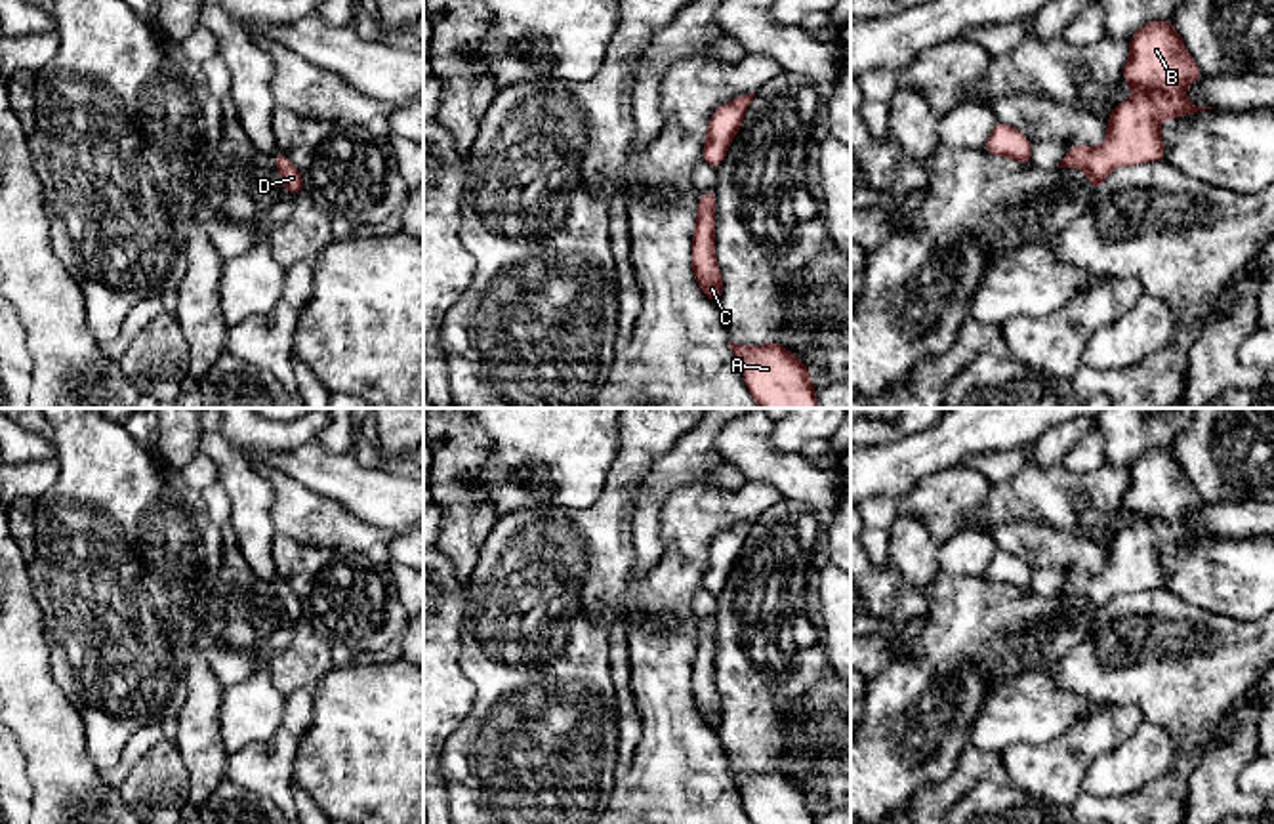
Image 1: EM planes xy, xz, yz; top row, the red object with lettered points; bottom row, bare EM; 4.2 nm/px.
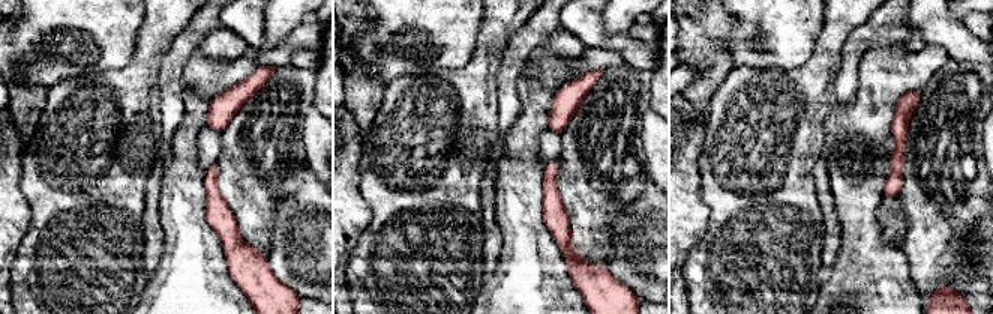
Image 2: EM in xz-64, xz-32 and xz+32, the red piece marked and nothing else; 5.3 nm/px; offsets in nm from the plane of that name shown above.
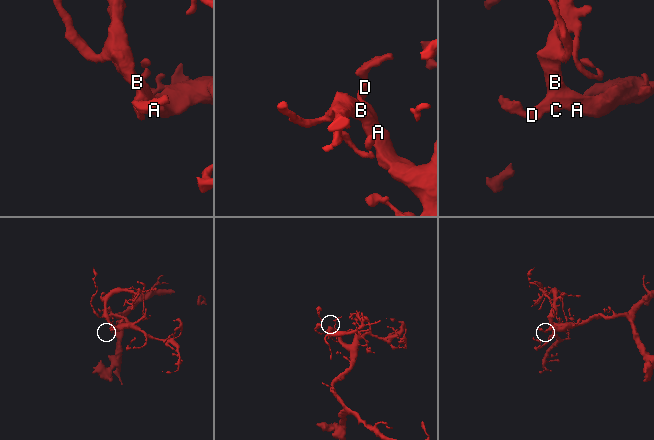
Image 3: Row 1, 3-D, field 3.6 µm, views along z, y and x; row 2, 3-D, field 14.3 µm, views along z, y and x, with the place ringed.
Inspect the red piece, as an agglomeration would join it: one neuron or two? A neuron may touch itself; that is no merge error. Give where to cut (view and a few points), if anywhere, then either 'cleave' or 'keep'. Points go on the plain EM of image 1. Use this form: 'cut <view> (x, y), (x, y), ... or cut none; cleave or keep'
cut none; keep

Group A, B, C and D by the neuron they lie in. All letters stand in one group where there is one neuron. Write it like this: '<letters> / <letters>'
A B C D

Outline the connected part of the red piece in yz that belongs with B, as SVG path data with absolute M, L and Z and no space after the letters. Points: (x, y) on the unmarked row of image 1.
M1169 448L1146 450L1129 467L1129 488L1125 490L1125 496L1123 496L1123 509L1129 511L1137 519L1137 523L1118 532L1114 540L1106 546L1108 565L1100 574L1095 574L1095 576L1085 574L1085 572L1070 574L1058 595L1074 595L1074 593L1083 595L1091 616L1097 618L1102 614L1102 608L1116 593L1133 593L1133 591L1142 591L1142 589L1163 587L1165 574L1163 574L1158 551L1165 546L1188 544L1192 540L1215 536L1215 534L1196 534L1188 530L1184 525L1186 513L1194 507L1200 507L1202 504L1203 500L1192 488L1173 450Z

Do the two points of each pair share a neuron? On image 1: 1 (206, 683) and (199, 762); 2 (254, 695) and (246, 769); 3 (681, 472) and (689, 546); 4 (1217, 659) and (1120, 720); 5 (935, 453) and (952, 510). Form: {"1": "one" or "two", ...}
{"1": "one", "2": "two", "3": "two", "4": "two", "5": "two"}

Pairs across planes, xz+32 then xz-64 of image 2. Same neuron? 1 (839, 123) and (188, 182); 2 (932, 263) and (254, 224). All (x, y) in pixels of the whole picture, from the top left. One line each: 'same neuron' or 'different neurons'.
1: same neuron
2: same neuron

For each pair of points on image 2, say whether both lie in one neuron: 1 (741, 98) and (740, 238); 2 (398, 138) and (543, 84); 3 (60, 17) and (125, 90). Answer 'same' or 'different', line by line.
1: same
2: different
3: different

